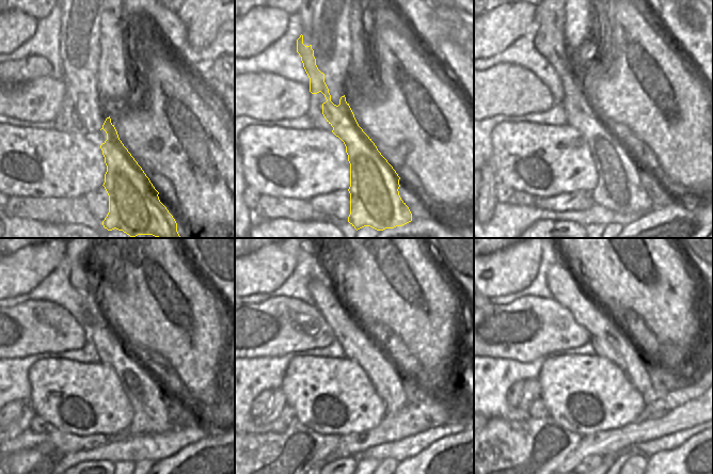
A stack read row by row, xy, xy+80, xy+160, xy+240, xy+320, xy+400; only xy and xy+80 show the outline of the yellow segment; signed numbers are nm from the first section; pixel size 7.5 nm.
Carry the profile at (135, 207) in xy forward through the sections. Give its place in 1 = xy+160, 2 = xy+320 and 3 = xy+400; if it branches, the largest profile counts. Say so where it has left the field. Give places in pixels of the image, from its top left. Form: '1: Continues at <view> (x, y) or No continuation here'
1: Continues at xy+160 (619, 188)
2: Continues at xy+320 (386, 373)
3: Continues at xy+400 (609, 340)

